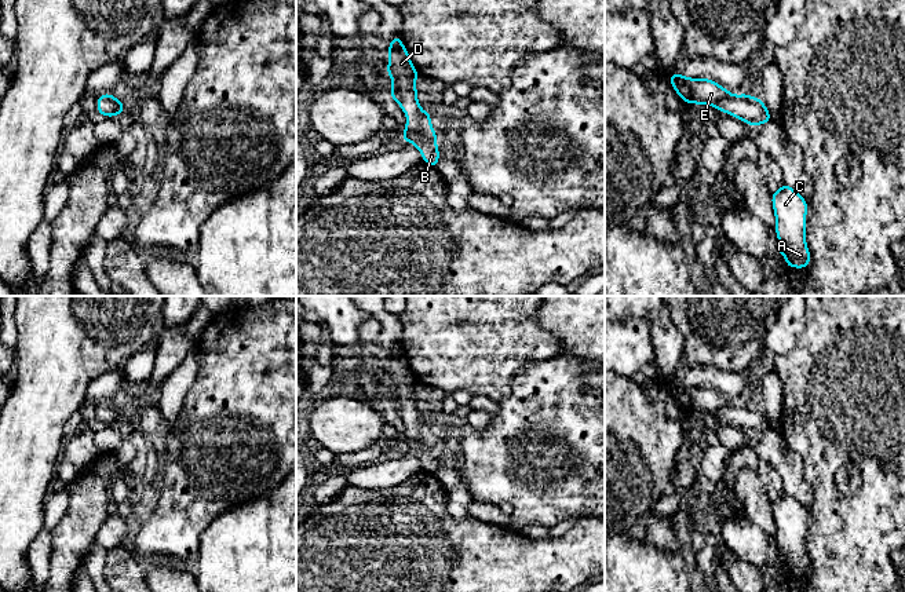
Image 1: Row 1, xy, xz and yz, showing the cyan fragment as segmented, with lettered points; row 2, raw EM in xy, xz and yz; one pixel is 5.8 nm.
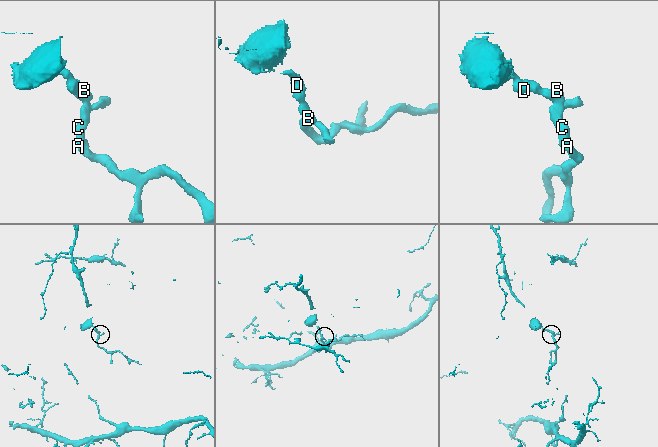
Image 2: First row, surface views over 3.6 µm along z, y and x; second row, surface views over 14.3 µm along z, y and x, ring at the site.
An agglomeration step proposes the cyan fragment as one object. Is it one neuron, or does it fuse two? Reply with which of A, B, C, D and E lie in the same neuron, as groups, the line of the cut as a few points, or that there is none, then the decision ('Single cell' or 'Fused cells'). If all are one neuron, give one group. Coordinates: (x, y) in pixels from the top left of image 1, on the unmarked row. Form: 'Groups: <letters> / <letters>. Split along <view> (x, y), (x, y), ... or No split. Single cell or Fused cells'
Groups: A B C D E. No split. Single cell

